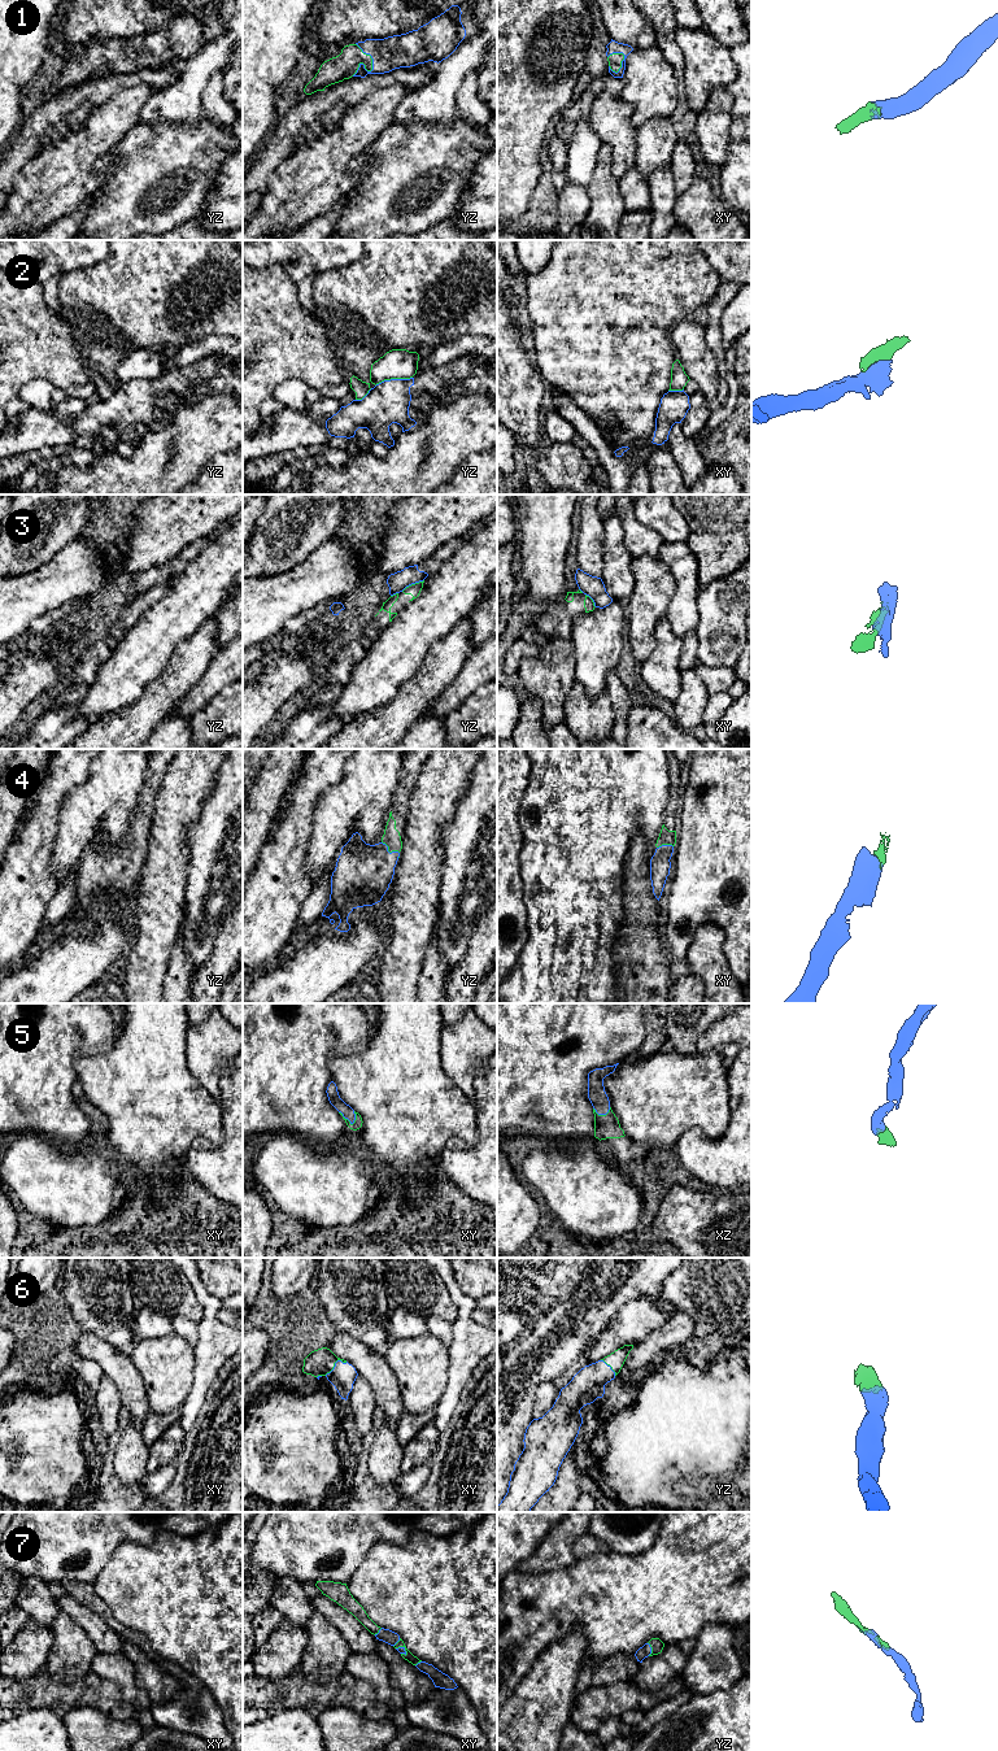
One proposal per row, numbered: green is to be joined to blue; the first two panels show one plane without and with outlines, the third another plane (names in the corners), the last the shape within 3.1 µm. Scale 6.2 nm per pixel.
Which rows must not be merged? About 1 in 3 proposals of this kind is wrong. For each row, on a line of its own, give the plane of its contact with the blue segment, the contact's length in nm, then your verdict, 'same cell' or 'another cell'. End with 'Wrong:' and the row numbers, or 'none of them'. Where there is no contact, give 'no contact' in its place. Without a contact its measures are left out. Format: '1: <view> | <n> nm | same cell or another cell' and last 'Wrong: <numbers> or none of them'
1: yz | 200 nm | same cell
2: yz | 240 nm | another cell
3: yz | 160 nm | another cell
4: yz | 130 nm | same cell
5: xy | 120 nm | same cell
6: xy | 170 nm | same cell
7: yz | 90 nm | same cell
Wrong: 2, 3

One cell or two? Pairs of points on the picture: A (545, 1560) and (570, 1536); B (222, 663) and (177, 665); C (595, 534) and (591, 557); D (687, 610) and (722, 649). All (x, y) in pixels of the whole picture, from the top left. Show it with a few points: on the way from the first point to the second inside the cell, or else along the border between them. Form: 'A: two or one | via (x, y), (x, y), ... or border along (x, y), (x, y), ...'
A: one | via (552, 1554), (563, 1542)
B: two | border along (223, 648), (191, 687)
C: one | via (591, 539), (591, 552)
D: two | border along (698, 592), (698, 624), (693, 631)

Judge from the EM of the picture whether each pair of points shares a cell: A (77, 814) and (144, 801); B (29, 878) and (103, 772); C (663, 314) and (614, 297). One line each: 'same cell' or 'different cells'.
A: different cells
B: different cells
C: same cell

